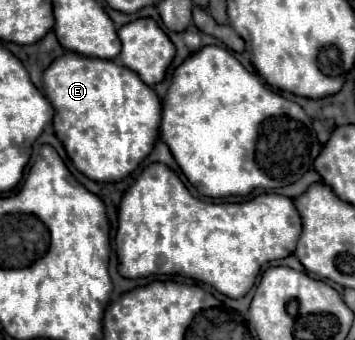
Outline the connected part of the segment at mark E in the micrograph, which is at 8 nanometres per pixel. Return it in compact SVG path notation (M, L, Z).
M75 52L59 56L43 74L43 88L47 100L55 108L53 128L55 136L63 142L67 156L75 168L95 182L119 182L129 176L143 158L153 150L161 122L161 102L157 94L141 82L133 70L119 66L113 60L87 58Z

